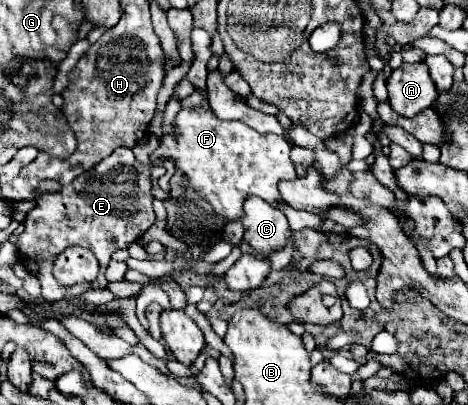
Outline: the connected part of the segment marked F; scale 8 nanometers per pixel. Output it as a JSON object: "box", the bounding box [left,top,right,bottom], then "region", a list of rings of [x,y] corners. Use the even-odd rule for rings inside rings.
{"box":[155,107,297,221],"region":[[[195,107],[181,109],[175,115],[173,129],[161,139],[155,155],[171,159],[173,165],[189,177],[189,183],[203,199],[227,221],[233,221],[241,217],[247,195],[257,195],[273,205],[281,201],[277,183],[297,177],[289,151],[291,145],[279,135],[261,135],[241,121],[219,121],[213,111]]]}

